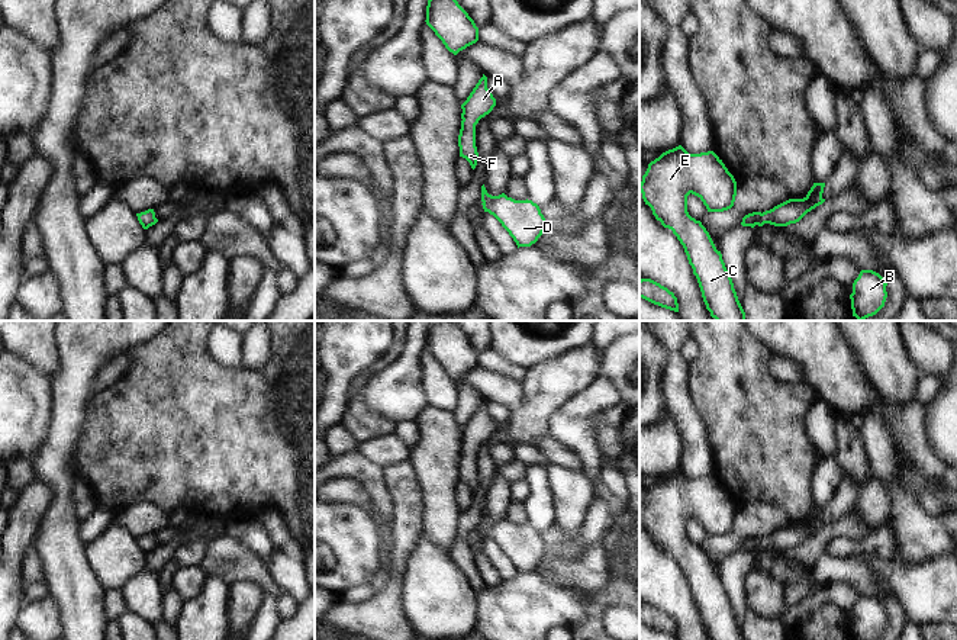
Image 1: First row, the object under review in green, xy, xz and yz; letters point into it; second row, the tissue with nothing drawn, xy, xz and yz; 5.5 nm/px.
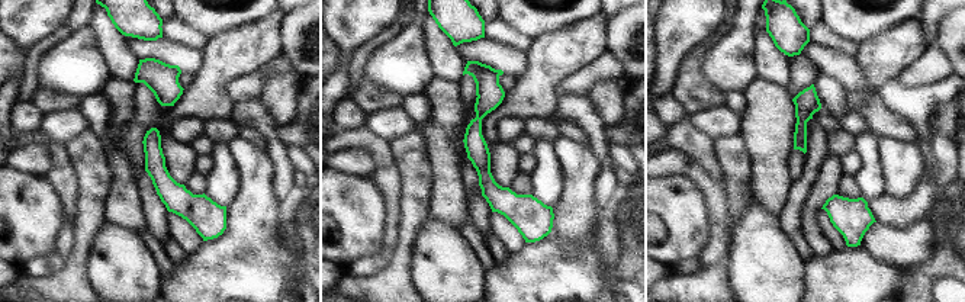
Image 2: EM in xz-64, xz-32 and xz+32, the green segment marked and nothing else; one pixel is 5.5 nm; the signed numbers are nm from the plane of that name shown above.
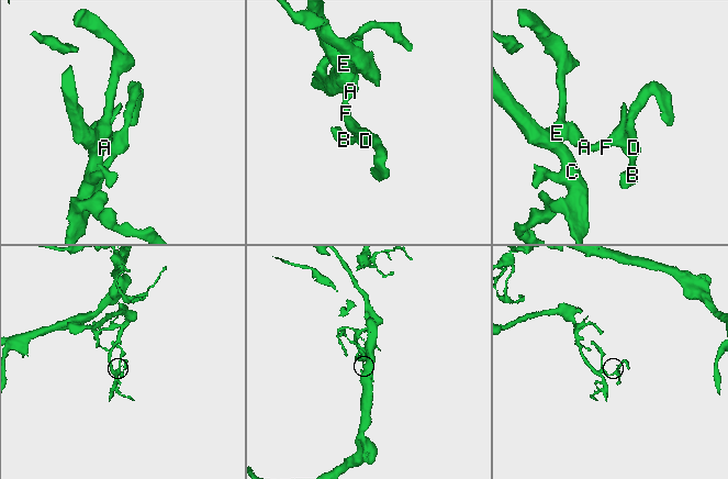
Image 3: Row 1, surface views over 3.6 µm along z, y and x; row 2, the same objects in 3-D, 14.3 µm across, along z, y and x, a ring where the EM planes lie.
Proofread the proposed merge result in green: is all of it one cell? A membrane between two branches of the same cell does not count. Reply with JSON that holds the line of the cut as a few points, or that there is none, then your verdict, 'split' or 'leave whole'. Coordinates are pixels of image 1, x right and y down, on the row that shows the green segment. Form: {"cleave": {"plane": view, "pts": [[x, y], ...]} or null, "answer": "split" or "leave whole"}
{"cleave": null, "answer": "leave whole"}

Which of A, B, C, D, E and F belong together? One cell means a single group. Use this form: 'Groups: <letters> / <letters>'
Groups: A B C D E F.

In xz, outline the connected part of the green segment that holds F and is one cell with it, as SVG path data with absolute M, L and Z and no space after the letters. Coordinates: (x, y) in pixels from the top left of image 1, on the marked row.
M487 77L478 80L467 100L461 104L461 129L458 135L460 157L465 158L474 170L478 161L476 147L476 125L496 106L496 99L487 89Z

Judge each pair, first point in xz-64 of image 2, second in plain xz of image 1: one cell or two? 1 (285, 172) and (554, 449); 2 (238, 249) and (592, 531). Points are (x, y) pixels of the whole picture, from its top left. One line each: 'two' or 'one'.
1: two
2: two

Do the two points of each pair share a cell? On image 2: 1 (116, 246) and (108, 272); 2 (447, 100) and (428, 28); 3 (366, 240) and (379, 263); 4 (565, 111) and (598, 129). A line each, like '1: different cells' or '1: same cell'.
1: same cell
2: different cells
3: different cells
4: same cell

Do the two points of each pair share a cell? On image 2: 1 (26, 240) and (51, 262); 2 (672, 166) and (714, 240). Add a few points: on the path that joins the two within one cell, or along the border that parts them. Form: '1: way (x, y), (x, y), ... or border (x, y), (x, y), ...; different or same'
1: border (54, 250), (37, 254), (19, 266); different
2: way (694, 173), (714, 193), (717, 218); same

